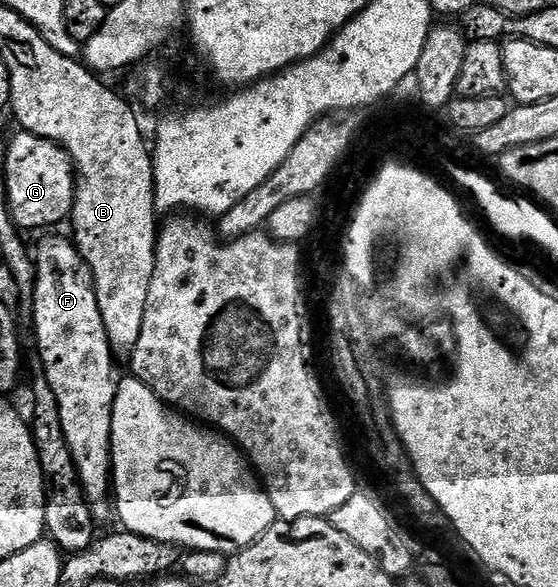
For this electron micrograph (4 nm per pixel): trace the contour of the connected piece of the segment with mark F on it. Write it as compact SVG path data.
M49 233L45 240L35 247L35 260L37 269L37 286L34 289L34 315L33 324L31 326L32 333L37 334L37 345L35 351L41 355L43 366L46 370L47 381L50 382L51 389L54 390L55 398L59 403L59 414L62 417L63 433L66 435L67 445L71 451L71 457L74 458L74 464L78 469L78 479L85 491L85 500L91 505L97 503L110 502L111 499L111 476L113 473L113 451L109 448L111 441L111 417L113 416L113 402L117 396L118 380L113 379L113 359L115 360L115 352L109 346L109 338L107 337L107 329L103 325L103 313L99 313L99 301L95 297L95 285L93 284L93 274L91 269L86 265L85 258L81 256L81 252L77 250L77 244L72 238L60 239L59 236L53 235L57 233Z

